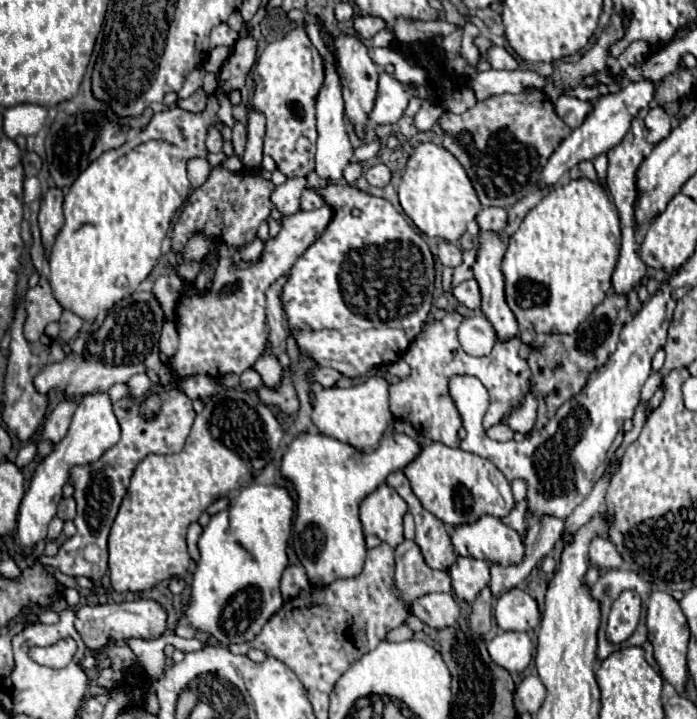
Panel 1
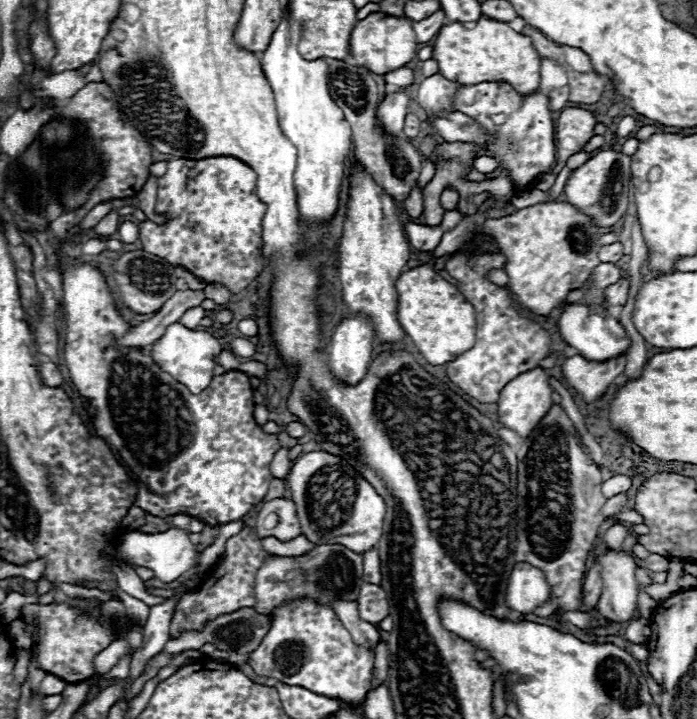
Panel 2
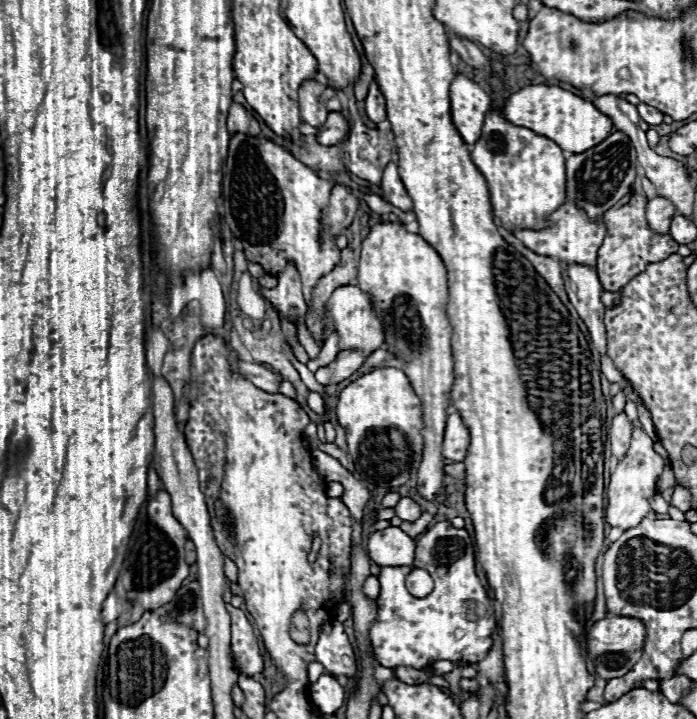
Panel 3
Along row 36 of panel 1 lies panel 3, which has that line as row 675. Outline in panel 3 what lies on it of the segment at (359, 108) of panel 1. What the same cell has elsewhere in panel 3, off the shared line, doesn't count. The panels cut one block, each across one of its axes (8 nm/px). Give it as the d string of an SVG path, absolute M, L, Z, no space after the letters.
M328 620L322 624L320 640L316 644L316 660L334 676L354 678L358 674L352 644L340 622Z

